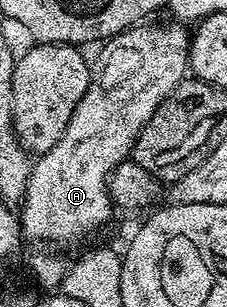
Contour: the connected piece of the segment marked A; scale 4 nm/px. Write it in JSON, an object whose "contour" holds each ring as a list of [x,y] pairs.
{"contour":[[[170,21],[167,27],[135,25],[128,30],[105,40],[97,48],[98,56],[90,63],[88,89],[76,105],[60,141],[44,154],[33,160],[30,173],[26,176],[24,190],[20,196],[20,208],[16,218],[23,236],[38,243],[70,243],[82,239],[102,227],[110,219],[112,200],[110,197],[110,175],[121,163],[131,158],[134,140],[142,132],[142,126],[164,101],[166,95],[188,75],[190,61],[191,32],[181,22]]]}

